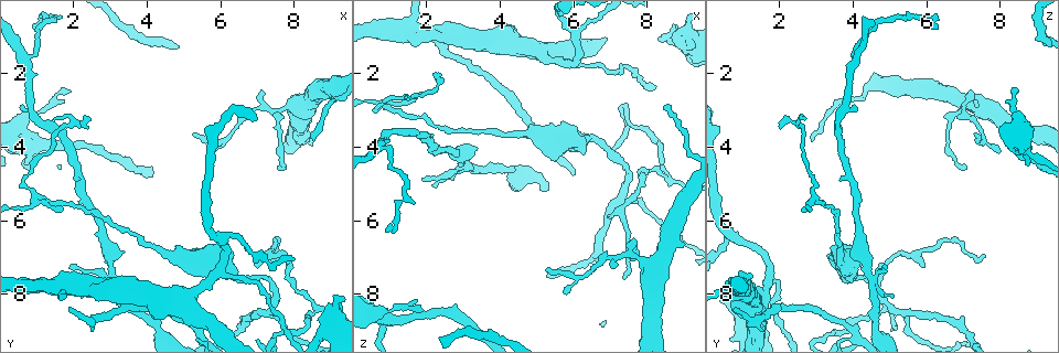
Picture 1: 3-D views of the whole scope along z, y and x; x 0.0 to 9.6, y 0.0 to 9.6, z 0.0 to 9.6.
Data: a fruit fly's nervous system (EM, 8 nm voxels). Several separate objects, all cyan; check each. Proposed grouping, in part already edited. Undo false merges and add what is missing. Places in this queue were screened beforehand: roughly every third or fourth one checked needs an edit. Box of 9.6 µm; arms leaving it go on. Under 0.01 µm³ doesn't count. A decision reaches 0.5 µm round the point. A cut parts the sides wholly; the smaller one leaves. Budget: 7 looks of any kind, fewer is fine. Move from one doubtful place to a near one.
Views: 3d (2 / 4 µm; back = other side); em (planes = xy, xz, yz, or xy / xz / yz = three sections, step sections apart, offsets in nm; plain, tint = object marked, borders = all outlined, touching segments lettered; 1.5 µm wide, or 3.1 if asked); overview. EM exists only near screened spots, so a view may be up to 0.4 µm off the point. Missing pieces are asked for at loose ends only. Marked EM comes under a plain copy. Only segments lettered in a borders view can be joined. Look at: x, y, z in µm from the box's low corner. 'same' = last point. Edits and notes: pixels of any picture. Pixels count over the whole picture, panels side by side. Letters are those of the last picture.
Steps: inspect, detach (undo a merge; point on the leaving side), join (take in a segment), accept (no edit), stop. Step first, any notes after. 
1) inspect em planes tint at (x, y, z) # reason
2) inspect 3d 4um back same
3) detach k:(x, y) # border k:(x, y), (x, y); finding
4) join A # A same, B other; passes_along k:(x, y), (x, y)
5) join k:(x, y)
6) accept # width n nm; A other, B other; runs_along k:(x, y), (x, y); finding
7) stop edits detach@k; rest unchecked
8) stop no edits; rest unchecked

inspect em planes tint at (7.30, 7.00, 7.60) # an open end

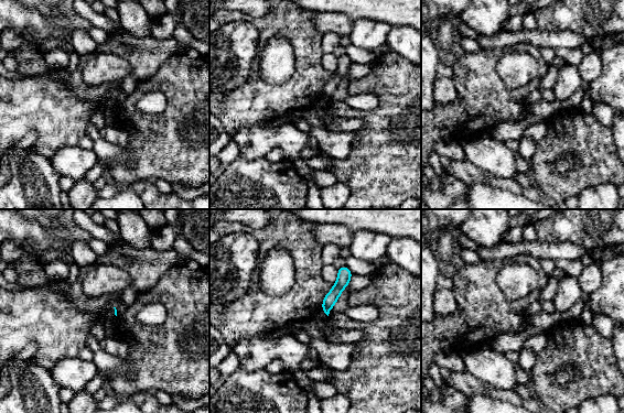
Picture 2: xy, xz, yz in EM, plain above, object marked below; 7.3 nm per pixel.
inspect em planes borders same

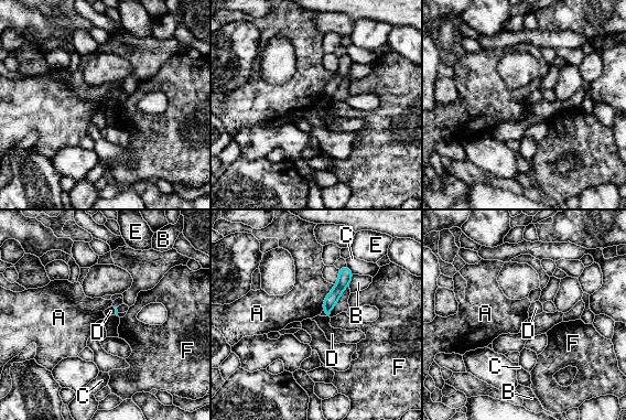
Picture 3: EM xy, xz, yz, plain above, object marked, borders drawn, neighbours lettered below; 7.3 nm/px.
accept # A other, B other, C other, D other, E other, F other; runs_along 3:(345, 269), (344, 281), (327, 310); none of them fits

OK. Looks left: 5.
inspect em xy step 4 tint at (1.05, 5.45, 3.00)

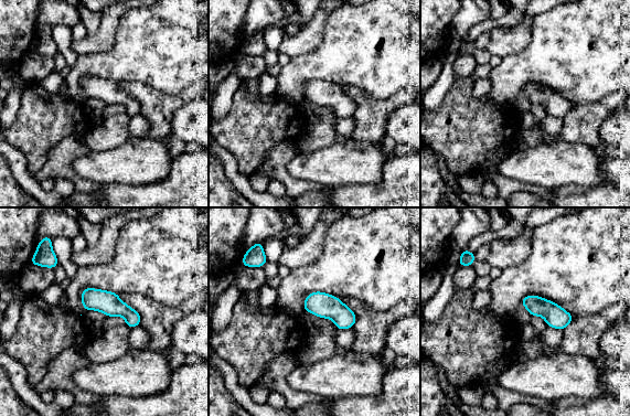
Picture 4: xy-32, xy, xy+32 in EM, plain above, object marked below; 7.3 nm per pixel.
inspect em planes borders same # another direction

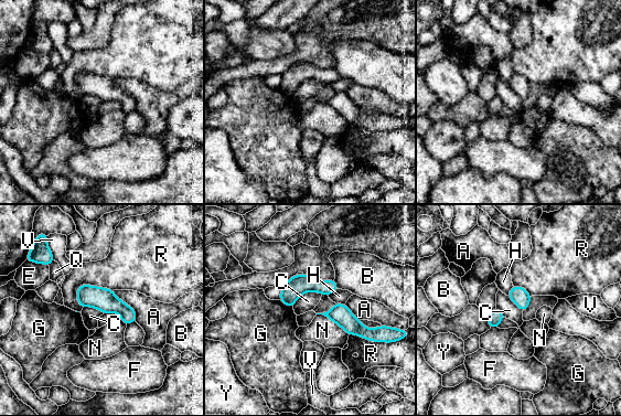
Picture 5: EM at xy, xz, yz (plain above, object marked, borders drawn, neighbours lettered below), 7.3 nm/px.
accept # width 70 nm; longest_contact N 280 nm; A other, B other, C other, E other, F other, G other, H other, N other, Q other, R other, V other, Y other; continuous, no second neuron

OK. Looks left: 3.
inspect 3d 2um at (1.45, 3.25, 2.65) # an open end

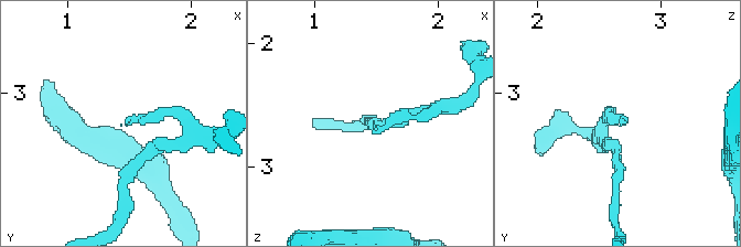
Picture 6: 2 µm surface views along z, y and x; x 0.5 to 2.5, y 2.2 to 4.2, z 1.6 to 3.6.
inspect em planes borders at (1.44, 3.24, 2.70)

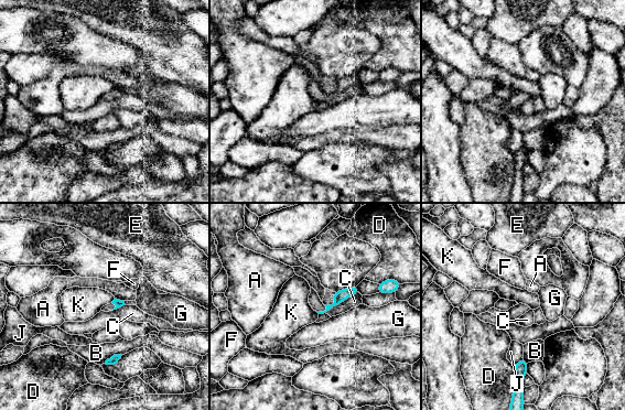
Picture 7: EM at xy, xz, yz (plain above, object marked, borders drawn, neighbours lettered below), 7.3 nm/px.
accept # longest_contact C 280 nm; A other, B other, C other, D other, E other, F other, G other, J other, K other; no lettered segment goes on from it

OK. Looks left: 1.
stop no edits; rest unchecked

